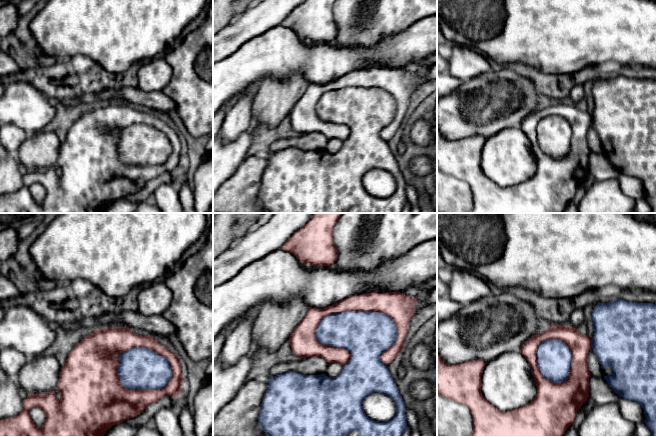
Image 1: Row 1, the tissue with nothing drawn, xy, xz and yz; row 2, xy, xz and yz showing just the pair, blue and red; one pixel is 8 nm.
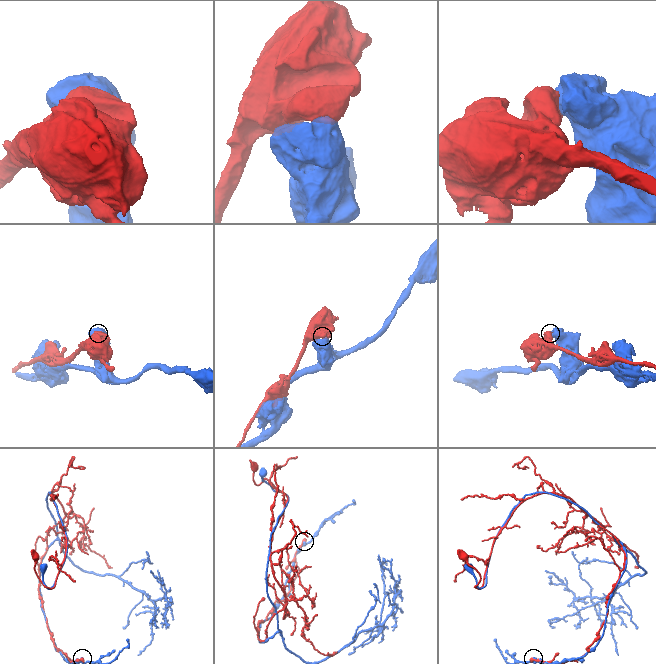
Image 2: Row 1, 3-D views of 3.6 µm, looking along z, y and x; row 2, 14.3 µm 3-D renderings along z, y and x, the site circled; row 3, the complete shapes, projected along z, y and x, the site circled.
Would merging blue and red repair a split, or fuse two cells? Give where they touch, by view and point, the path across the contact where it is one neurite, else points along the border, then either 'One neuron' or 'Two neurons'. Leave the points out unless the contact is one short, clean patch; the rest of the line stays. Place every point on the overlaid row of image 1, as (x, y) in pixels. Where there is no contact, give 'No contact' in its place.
Touches blue at xz (377, 312). Two neurons

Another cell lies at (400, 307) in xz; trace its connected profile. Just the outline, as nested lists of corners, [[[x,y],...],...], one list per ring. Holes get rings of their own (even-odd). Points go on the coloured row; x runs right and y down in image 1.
[[[370,292],[352,296],[323,309],[309,307],[306,315],[292,332],[289,342],[298,358],[322,357],[329,364],[345,365],[351,354],[342,347],[324,345],[317,340],[316,330],[322,319],[330,314],[346,311],[378,312],[392,318],[398,328],[395,343],[386,349],[380,360],[388,365],[401,354],[418,301],[400,292]]]

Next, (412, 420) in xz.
[[[406,408],[405,410],[407,427],[411,430],[411,437],[421,437],[419,431],[419,420],[414,410]]]

